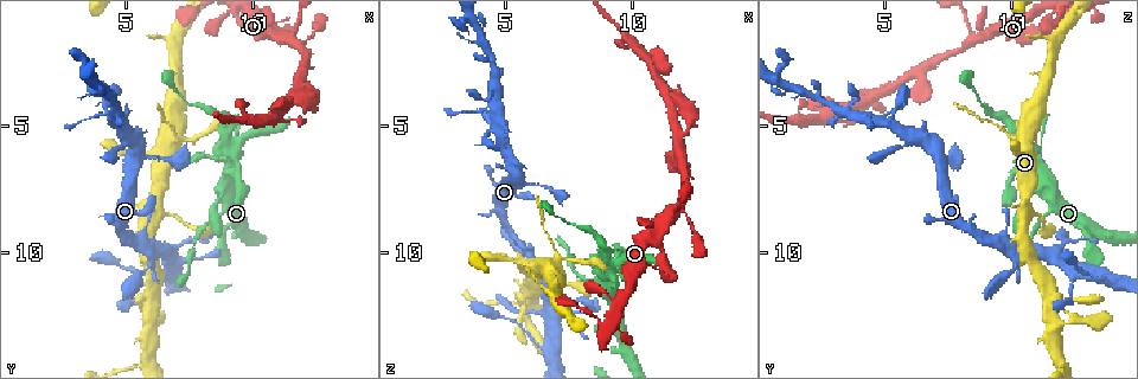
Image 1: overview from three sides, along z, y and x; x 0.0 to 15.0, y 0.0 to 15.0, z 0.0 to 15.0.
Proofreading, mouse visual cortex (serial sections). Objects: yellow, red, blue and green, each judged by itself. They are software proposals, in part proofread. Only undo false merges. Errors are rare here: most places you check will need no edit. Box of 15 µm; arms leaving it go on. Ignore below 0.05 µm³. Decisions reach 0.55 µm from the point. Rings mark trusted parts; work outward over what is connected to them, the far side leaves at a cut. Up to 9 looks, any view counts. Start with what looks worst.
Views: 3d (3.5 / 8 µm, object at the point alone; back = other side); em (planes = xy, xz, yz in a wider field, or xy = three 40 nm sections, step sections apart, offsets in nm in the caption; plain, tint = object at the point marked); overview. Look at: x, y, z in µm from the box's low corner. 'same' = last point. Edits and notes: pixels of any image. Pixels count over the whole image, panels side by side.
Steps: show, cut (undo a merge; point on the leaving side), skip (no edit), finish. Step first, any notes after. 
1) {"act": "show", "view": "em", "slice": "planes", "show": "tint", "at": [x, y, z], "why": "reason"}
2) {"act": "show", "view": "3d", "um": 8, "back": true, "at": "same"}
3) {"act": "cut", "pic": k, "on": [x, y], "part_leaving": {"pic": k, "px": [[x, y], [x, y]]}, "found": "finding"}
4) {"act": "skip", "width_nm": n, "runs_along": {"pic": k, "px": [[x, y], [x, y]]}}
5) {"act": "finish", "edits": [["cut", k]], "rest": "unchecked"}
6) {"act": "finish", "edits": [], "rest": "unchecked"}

{"act": "show", "view": "3d", "um": 3.5, "at": [8.5, 8.7, 11.2], "why": "thin neck"}

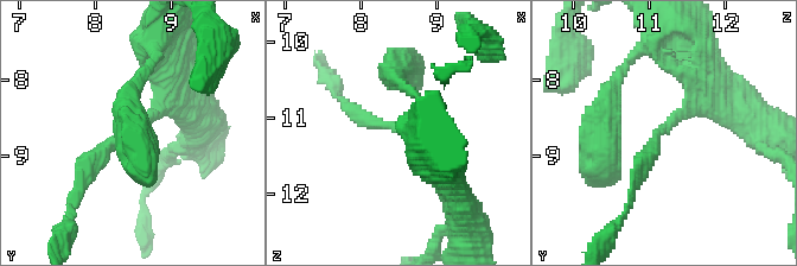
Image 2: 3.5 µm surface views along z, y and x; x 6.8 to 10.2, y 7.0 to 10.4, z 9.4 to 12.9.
{"act": "show", "view": "em", "slice": "xy", "step": 3, "show": "tint", "at": [8.45, 8.65, 11.15], "arm_widths_nm": [200, 250]}

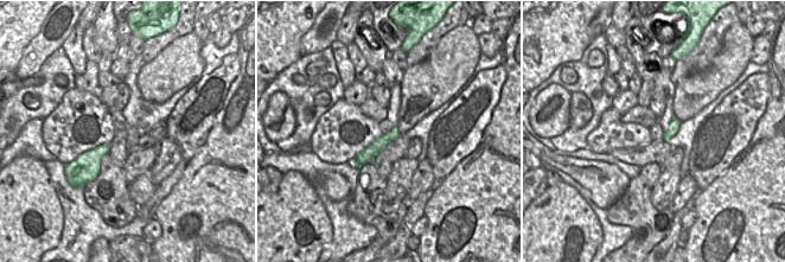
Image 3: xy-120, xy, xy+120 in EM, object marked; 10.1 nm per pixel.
{"act": "skip", "runs_along": {"pic": 3, "px": [[395, 133], [357, 160]]}, "found": "all the same cell"}

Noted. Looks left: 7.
{"act": "show", "view": "3d", "um": 8, "at": [4.2, 4.0, 4.0]}

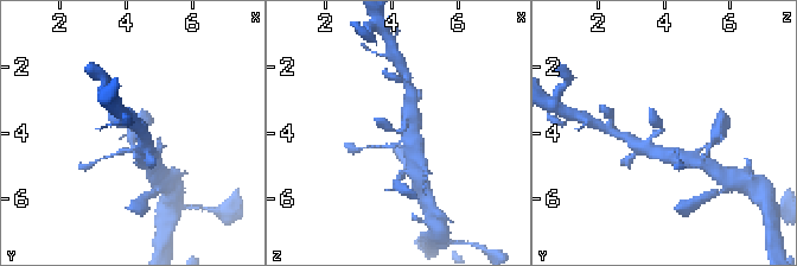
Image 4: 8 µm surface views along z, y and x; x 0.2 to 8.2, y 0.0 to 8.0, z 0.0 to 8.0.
{"act": "show", "view": "em", "slice": "xy", "step": 1, "show": "tint", "at": [4.3, 3.8, 4.0]}

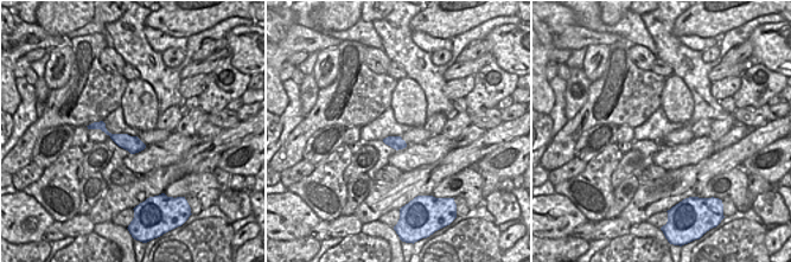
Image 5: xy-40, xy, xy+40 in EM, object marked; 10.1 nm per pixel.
{"act": "skip", "runs_along": {"pic": 4, "px": [[145, 151], [139, 131], [110, 111]]}, "found": "one cell here"}

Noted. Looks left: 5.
{"act": "show", "view": "3d", "um": 8, "at": [8.0, 4.3, 9.0], "why": "calibre changes"}

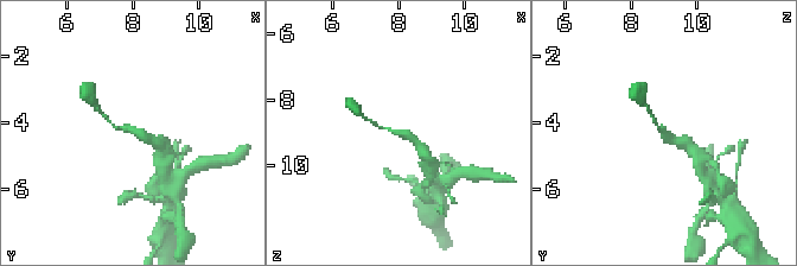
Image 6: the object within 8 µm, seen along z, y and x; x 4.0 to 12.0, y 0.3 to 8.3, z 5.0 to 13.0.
{"act": "show", "view": "3d", "um": 3.5, "at": [8.0, 4.2, 9.1]}

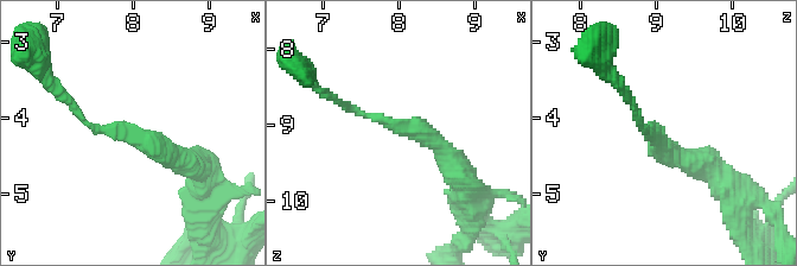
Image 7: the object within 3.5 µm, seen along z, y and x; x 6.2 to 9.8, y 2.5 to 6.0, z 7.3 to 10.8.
{"act": "show", "view": "em", "slice": "xy", "step": 3, "show": "tint", "at": [8.00, 4.20, 9.05], "arm_widths_nm": [100, 300]}

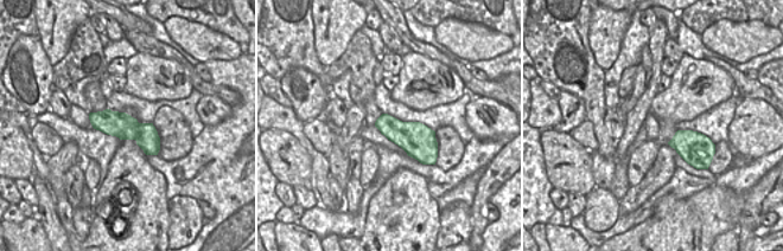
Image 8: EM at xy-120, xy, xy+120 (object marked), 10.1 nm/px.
{"act": "skip", "width_nm": 300, "runs_along": {"pic": 7, "px": [[456, 166], [415, 126], [368, 118], [336, 99]]}, "found": "continuous, no second cell"}

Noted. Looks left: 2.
{"act": "show", "view": "em", "slice": "xy", "step": 1, "show": "tint", "at": [5.8, 8.4, 10.4], "why": "abrupt turn"}

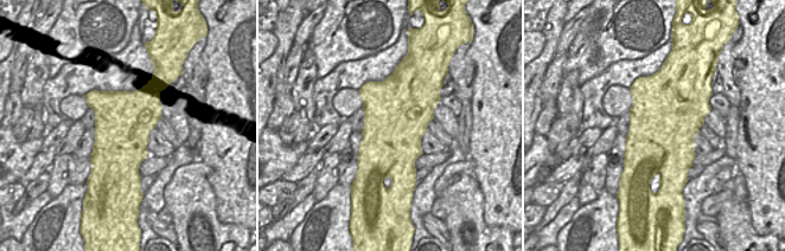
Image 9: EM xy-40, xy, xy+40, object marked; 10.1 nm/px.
{"act": "show", "view": "3d", "um": 3.5, "at": "same", "why": "wider look"}

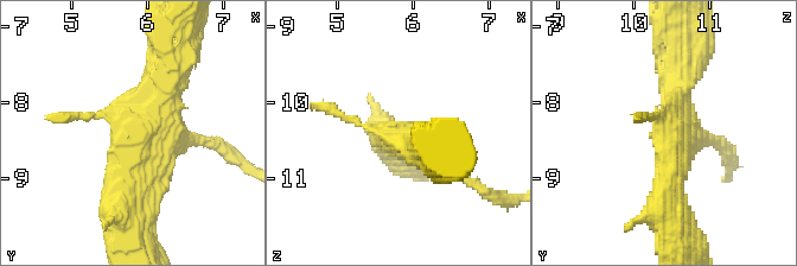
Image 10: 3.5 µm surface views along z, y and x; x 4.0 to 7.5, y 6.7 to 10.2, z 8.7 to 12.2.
{"act": "skip", "runs_along": {"pic": 10, "px": [[167, 65], [120, 207]]}, "found": "continuous, no second cell"}

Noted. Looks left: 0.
{"act": "finish", "edits": [], "rest": "unchecked"}

